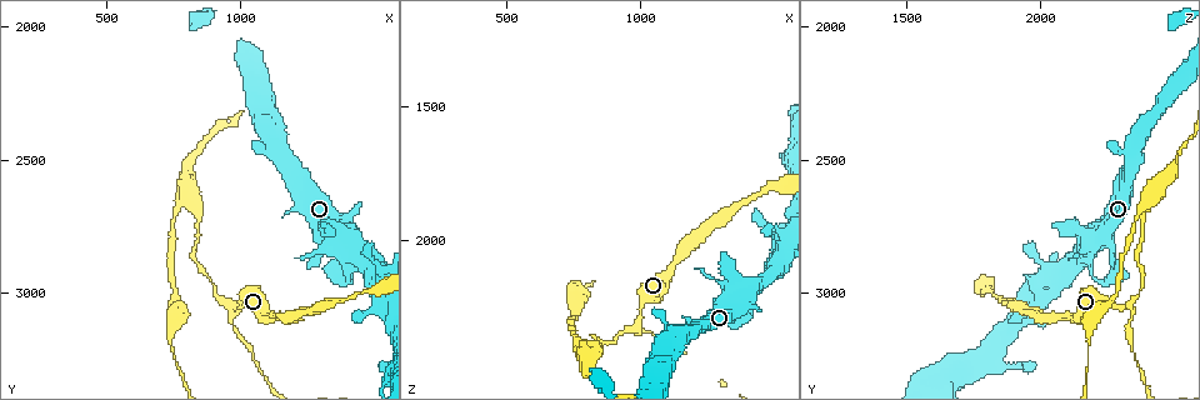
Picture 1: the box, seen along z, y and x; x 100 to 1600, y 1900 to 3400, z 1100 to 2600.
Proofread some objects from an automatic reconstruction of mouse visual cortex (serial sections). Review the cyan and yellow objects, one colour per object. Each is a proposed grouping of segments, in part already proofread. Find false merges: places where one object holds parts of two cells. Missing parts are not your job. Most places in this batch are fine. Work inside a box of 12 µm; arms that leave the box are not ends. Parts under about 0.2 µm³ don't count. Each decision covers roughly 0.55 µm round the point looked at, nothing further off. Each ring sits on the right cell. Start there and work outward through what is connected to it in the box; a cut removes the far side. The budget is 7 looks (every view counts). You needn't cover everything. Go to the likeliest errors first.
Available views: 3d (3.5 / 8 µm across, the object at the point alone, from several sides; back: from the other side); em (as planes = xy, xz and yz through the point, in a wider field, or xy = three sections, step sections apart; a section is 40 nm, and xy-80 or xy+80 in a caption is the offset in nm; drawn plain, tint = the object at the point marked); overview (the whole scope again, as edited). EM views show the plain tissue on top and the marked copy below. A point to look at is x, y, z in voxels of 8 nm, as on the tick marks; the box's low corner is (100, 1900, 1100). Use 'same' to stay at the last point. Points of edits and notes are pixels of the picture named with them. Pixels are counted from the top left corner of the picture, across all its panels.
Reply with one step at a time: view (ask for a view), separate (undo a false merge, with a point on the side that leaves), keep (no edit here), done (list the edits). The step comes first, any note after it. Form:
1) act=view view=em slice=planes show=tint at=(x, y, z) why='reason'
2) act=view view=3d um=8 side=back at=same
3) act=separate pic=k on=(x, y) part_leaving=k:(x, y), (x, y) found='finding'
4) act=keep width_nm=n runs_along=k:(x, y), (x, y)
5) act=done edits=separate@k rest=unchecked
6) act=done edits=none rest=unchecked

act=view view=3d um=3.5 at=(980, 3050, 2340) why='sharp bend'

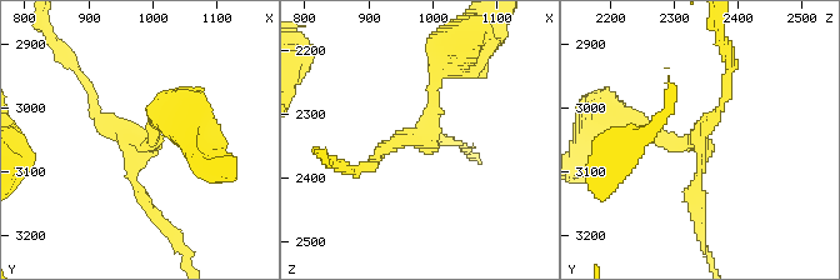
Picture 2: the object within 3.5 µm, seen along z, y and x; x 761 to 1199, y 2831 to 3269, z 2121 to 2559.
act=view view=em slice=xy step=5 show=tint at=(980, 3055, 2335) arms=3 arm_widths_nm=150,200,200 why='now the EM'

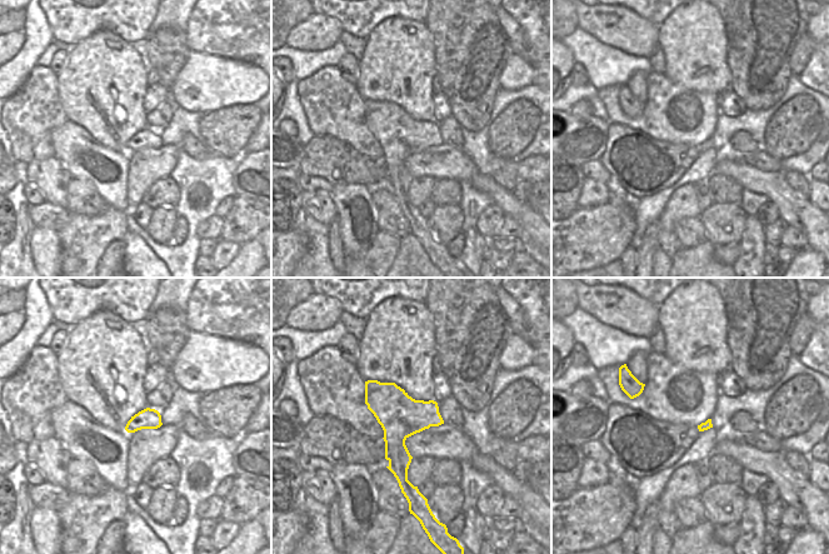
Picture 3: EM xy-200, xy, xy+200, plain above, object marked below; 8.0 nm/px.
act=keep runs_along=2:(438, 70), (430, 131), (384, 148), (373, 166) found='continuous, no second cell'

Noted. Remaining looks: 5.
act=view view=em slice=xy step=2 show=tint at=(830, 2680, 2410) why='three arms meet'

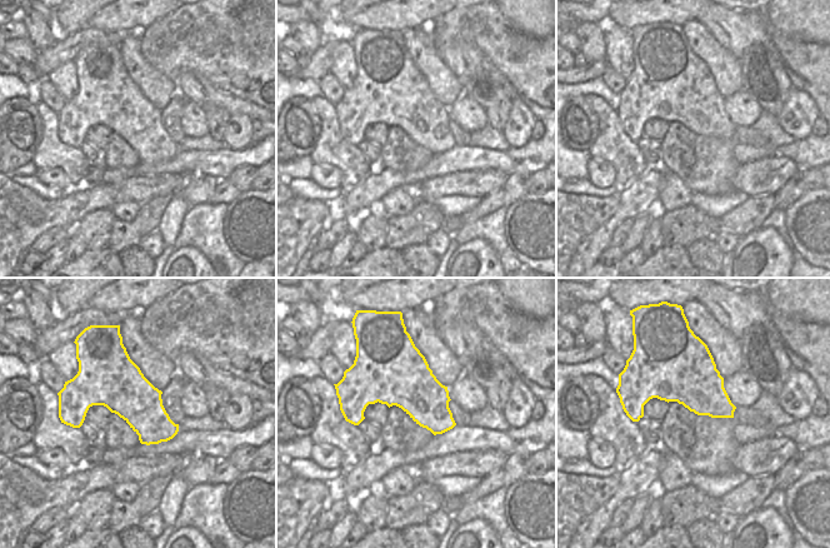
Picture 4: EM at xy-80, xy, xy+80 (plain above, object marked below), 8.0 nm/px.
act=view view=3d um=3.5 at=same why='see where the arms go'

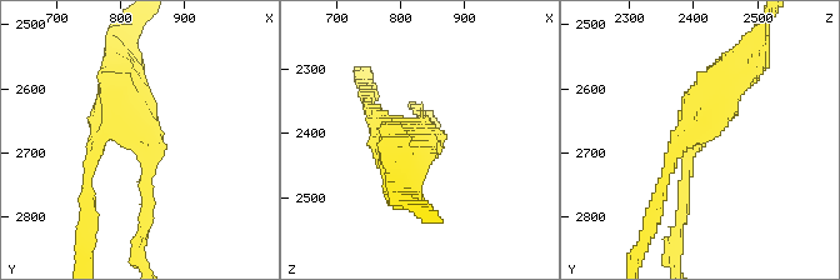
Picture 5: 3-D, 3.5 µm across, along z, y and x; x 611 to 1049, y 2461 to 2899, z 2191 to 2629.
act=keep arm_widths_nm=150,200,500 runs_along=5:(143, 218), (143, 141), (111, 123), (93, 164) found='all the same cell'

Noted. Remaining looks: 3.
act=view view=em slice=xy step=2 show=tint at=(1410, 2970, 2230) why='sharp bend'

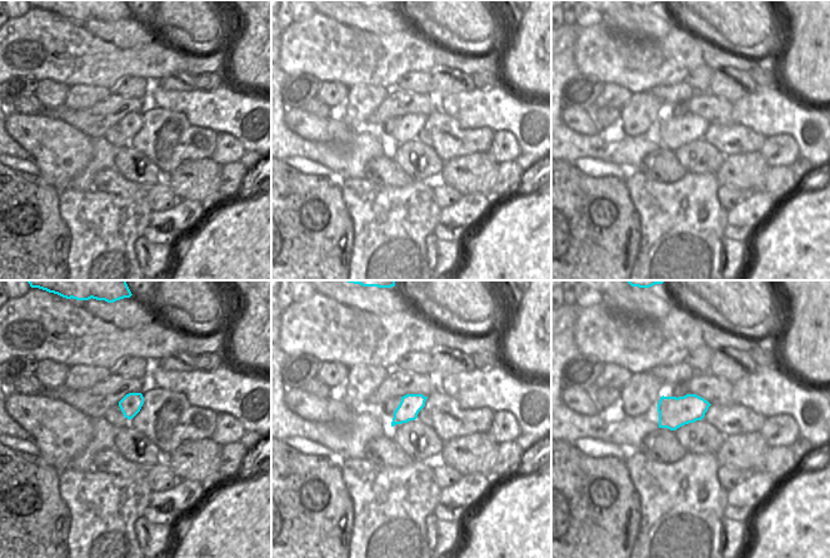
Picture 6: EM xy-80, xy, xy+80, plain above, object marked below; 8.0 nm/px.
act=view view=3d um=3.5 side=back at=same why='wider look'

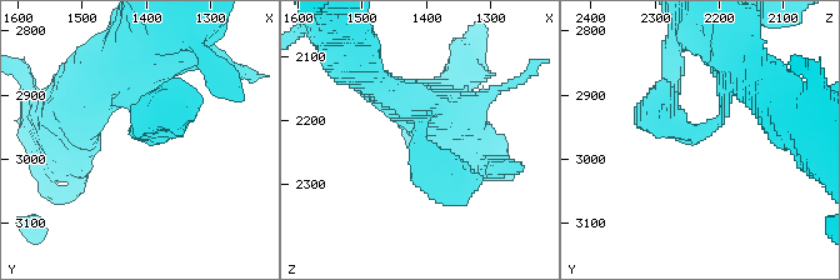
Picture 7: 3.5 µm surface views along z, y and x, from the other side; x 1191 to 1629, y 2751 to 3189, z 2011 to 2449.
act=keep width_nm=170 runs_along=7:(423, 106), (423, 150), (458, 176) found='all the same cell'

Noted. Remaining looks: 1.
act=done edits=none rest=unchecked

